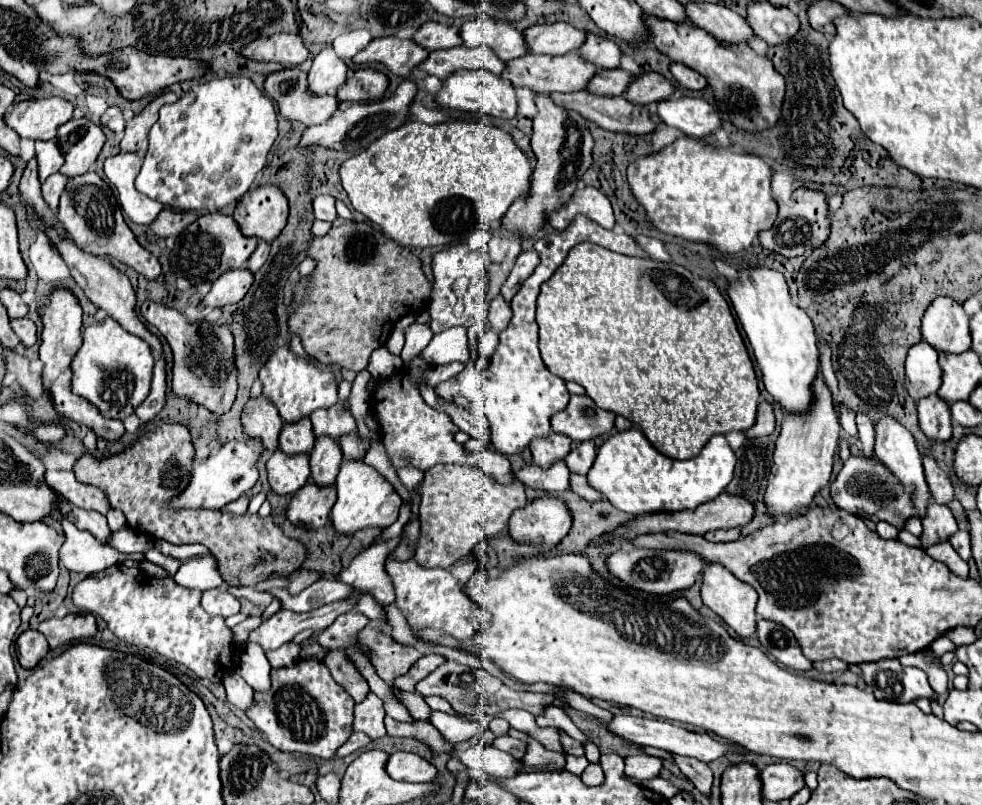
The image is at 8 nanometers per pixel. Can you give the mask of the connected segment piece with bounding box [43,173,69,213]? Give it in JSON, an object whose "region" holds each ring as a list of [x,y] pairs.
{"region":[[[55,173],[51,175],[45,183],[43,183],[43,199],[47,201],[47,205],[51,207],[53,213],[57,213],[57,207],[59,207],[59,197],[67,185],[69,177],[61,175],[61,173]]]}

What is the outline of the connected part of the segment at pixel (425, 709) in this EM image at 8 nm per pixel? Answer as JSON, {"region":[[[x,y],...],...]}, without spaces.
{"region":[[[399,691],[399,693],[401,693],[401,697],[403,697],[409,713],[411,713],[415,719],[419,719],[419,721],[429,721],[429,717],[431,717],[431,707],[423,701],[423,697],[421,697],[419,693],[403,693],[403,691]]]}

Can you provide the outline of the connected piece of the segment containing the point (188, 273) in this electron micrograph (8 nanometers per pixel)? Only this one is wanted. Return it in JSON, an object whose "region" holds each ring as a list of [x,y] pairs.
{"region":[[[203,213],[195,223],[191,223],[175,241],[171,251],[171,271],[177,277],[185,277],[191,285],[219,279],[225,271],[245,267],[247,259],[257,247],[255,237],[243,237],[235,219],[223,213]]]}

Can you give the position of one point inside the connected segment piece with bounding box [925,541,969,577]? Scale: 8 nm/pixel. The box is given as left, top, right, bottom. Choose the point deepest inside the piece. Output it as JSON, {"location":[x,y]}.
{"location":[944,552]}

